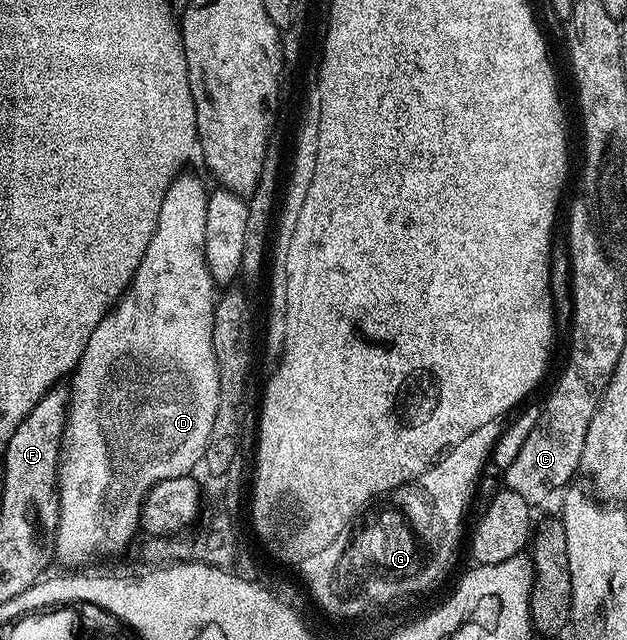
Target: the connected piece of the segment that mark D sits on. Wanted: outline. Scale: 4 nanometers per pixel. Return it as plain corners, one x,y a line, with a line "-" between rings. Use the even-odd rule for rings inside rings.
165,196
169,199
167,204
159,206
159,222
155,226
155,234
151,234
151,242
147,242
147,250
143,250
143,258
139,262
139,266
133,275
133,283
126,288
120,300
116,301
105,312
99,326
95,326
95,330
84,341
83,347
80,349
77,357
77,367
71,373
71,387
69,388
69,410
63,435
61,438
61,459
57,466
57,479
55,487
57,489
57,535
55,537
55,556
62,560
65,564
81,564
84,560
89,560
92,556
113,556
116,552
121,552
133,540
133,535
139,532
139,525
141,522
141,502
144,500
146,494
154,488
159,482
163,482
167,478
179,478
180,476
188,476
194,470
193,467
202,463
205,447
207,446
207,438
211,434
211,426
215,426
215,410
219,406
219,370
215,362
215,350
213,349
213,305
215,303
215,285
211,274
207,270
207,262
205,261
205,251
203,250
203,229
207,226
207,202
206,196

